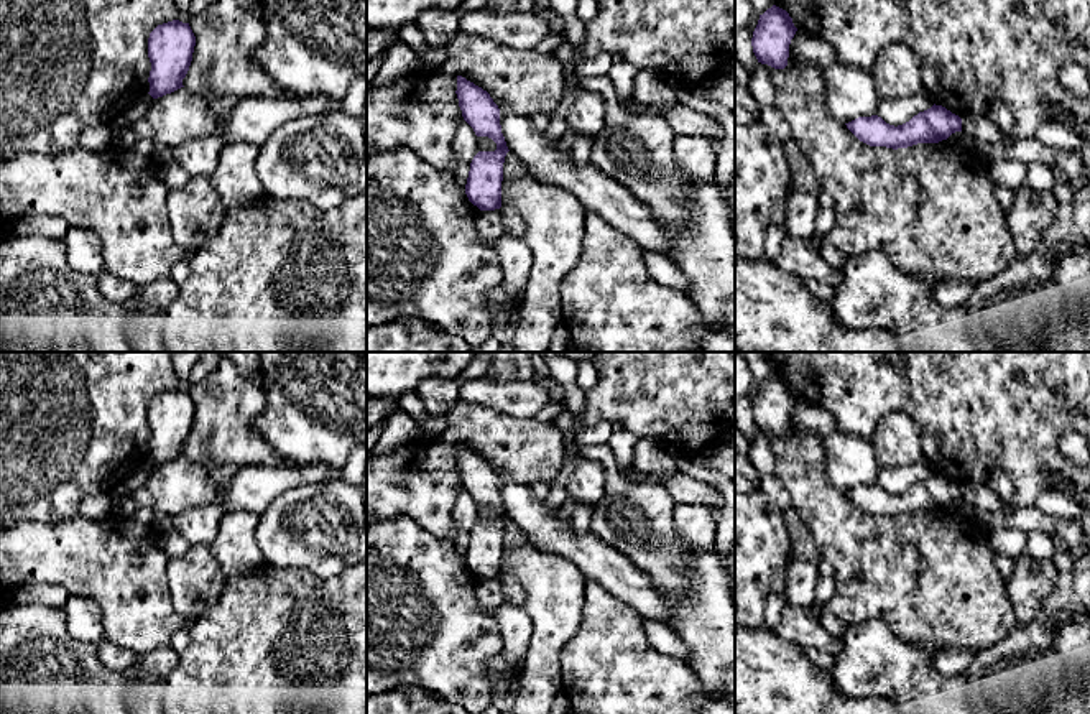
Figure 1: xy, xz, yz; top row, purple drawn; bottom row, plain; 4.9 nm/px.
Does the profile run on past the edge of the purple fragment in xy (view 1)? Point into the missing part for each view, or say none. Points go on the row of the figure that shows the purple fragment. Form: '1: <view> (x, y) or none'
1: none

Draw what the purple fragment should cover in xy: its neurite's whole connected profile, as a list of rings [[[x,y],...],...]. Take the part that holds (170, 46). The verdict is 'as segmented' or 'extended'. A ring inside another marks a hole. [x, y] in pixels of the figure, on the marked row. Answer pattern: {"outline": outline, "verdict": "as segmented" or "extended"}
{"outline": [[[173,20],[158,25],[148,38],[148,58],[151,63],[150,71],[150,95],[153,99],[171,94],[182,86],[192,53],[196,46],[196,36],[189,23]]], "verdict": "as segmented"}

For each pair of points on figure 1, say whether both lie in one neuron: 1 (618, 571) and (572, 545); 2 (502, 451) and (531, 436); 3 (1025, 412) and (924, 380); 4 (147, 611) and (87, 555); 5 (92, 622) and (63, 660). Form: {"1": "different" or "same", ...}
{"1": "same", "2": "same", "3": "same", "4": "same", "5": "different"}

